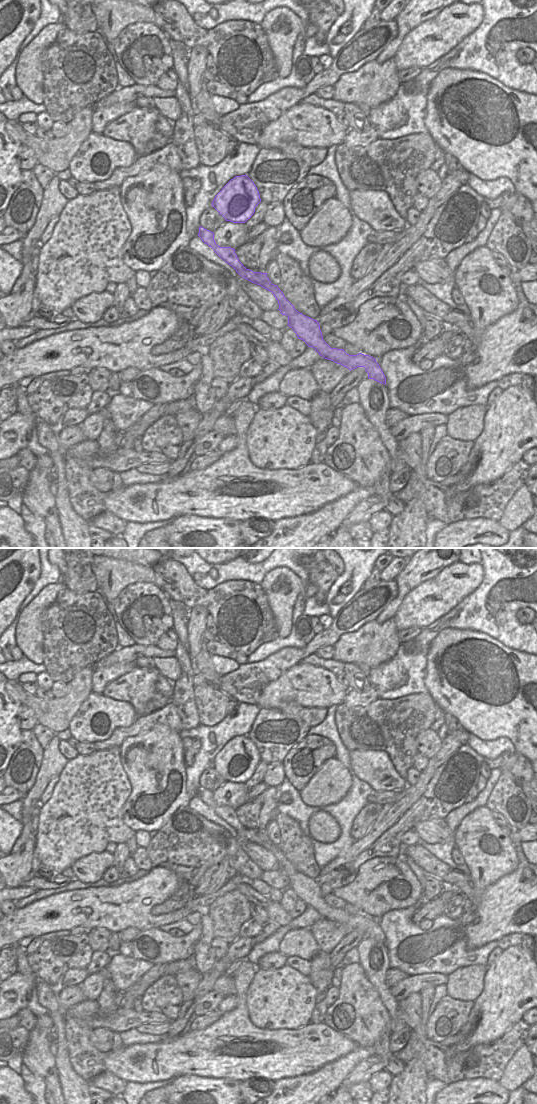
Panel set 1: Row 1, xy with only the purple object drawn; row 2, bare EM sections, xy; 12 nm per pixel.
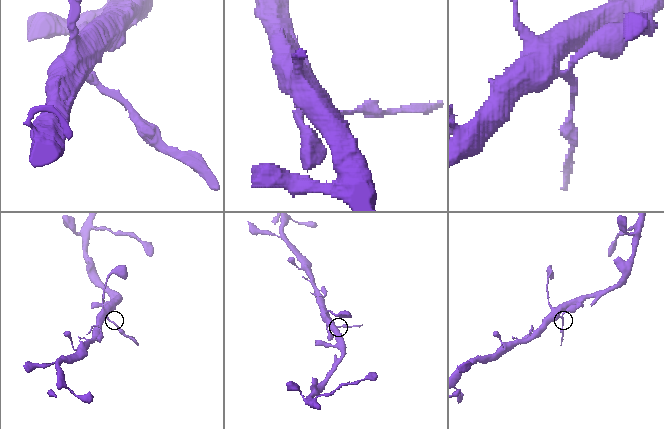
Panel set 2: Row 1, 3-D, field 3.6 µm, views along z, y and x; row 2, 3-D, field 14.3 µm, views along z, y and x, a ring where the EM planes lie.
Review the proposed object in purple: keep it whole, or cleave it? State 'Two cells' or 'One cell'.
Two cells

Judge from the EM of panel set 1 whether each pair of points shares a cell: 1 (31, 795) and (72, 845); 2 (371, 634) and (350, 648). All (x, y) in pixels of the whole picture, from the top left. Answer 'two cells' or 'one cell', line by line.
1: two cells
2: one cell

